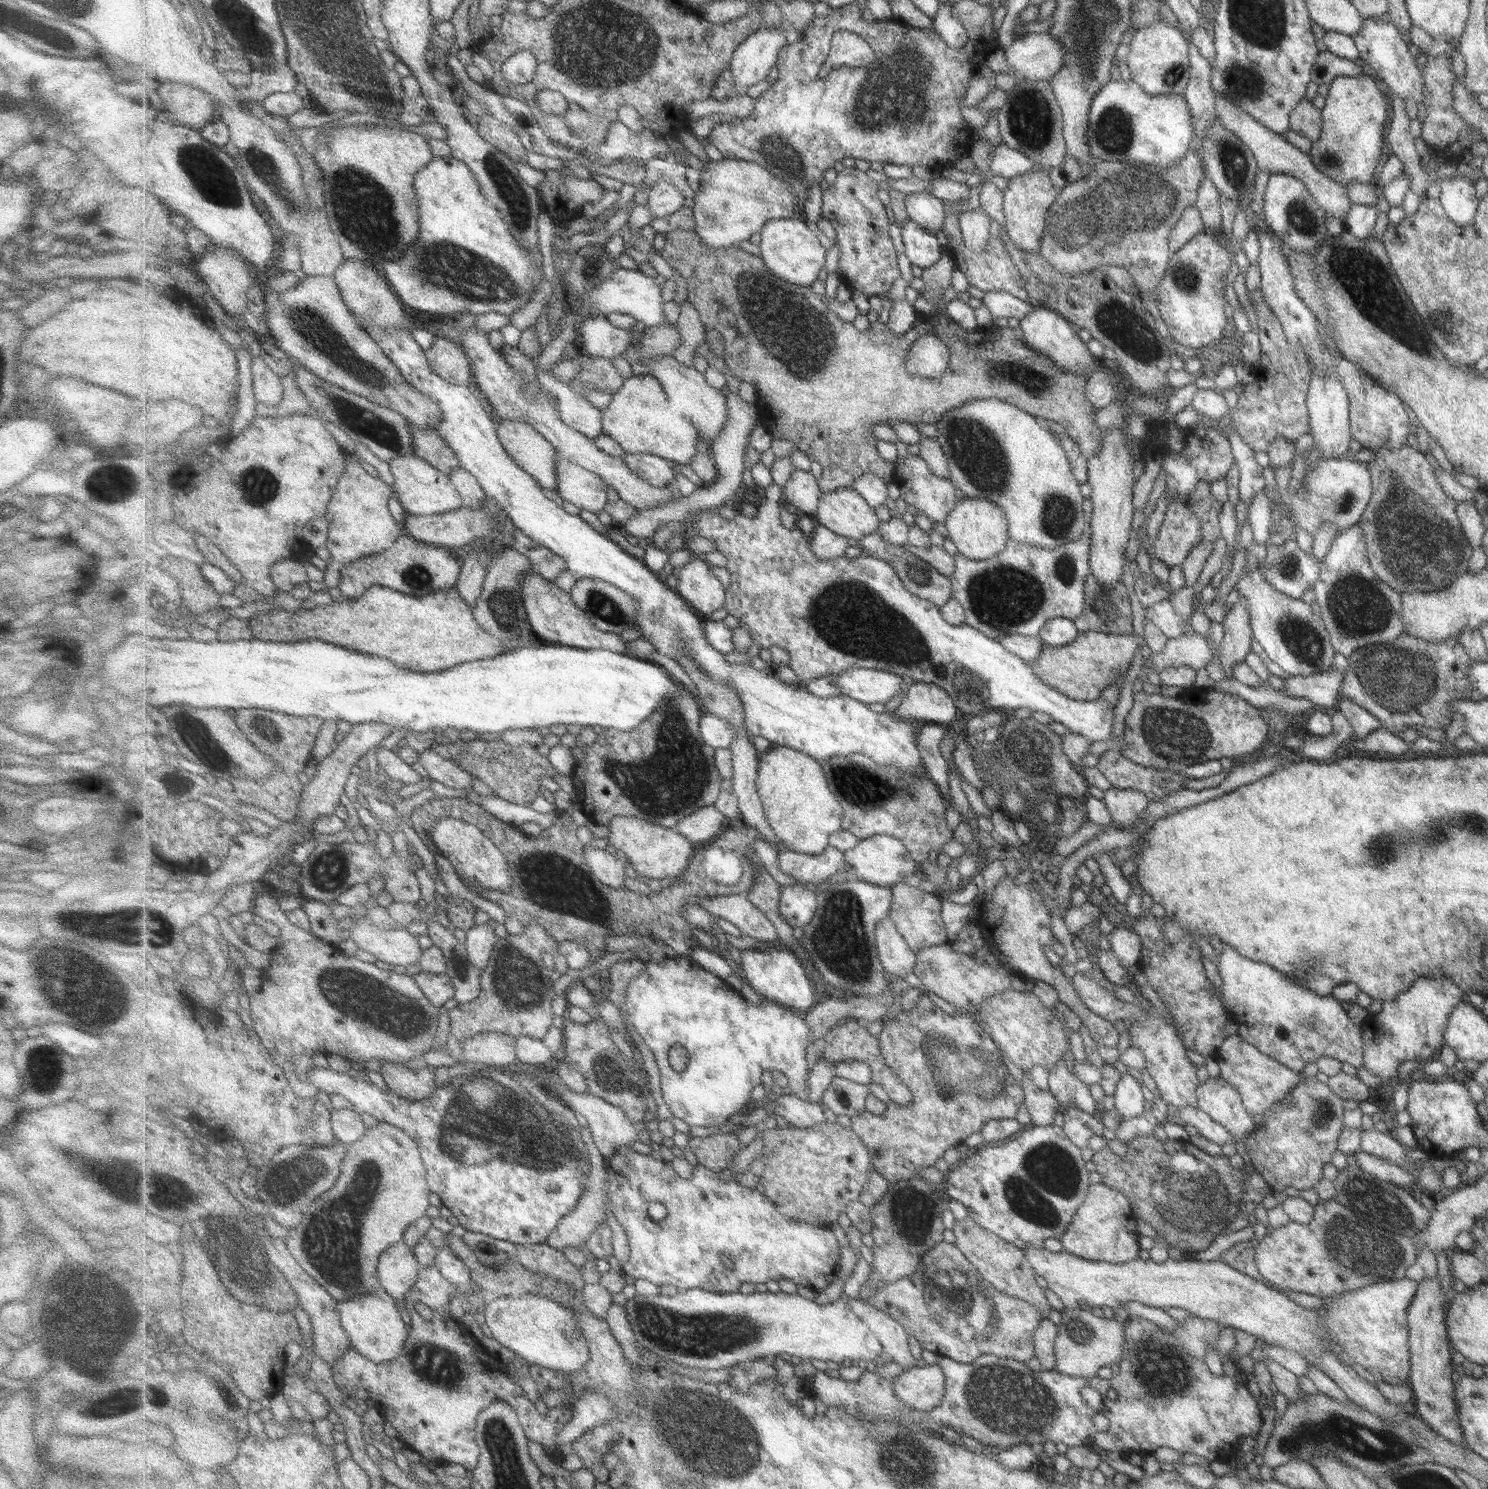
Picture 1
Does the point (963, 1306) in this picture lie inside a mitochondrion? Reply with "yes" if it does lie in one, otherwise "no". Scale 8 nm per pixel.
yes

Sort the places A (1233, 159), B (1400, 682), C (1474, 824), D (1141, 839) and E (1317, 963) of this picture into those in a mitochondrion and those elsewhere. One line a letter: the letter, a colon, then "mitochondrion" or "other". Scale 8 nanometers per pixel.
A: mitochondrion
B: mitochondrion
C: mitochondrion
D: other
E: mitochondrion

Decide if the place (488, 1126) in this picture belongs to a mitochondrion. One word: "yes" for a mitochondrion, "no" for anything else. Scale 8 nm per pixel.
yes

